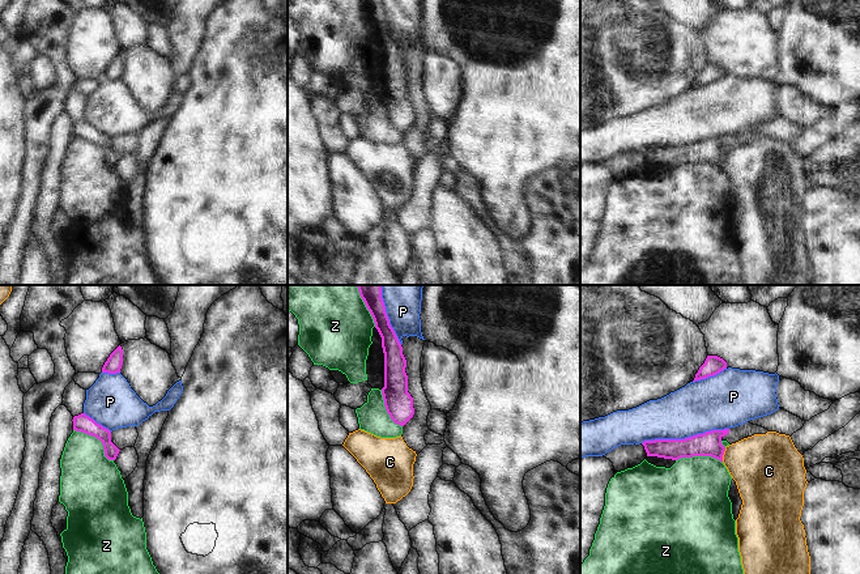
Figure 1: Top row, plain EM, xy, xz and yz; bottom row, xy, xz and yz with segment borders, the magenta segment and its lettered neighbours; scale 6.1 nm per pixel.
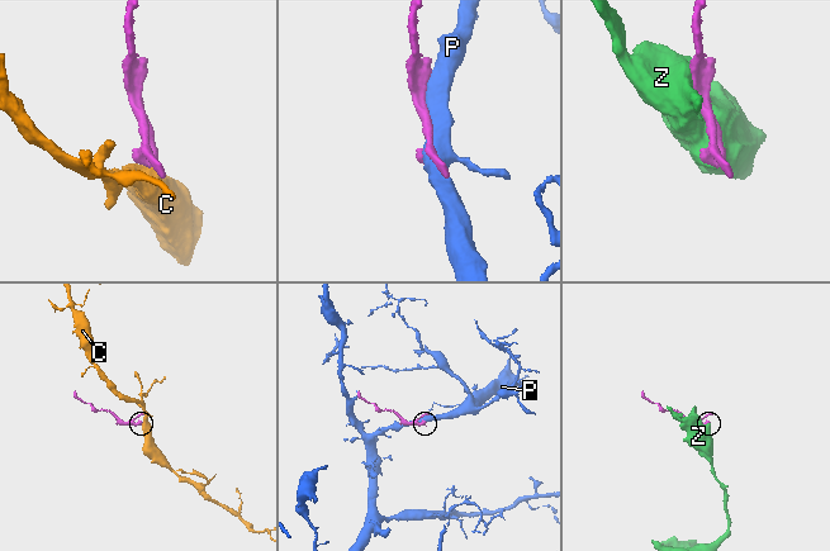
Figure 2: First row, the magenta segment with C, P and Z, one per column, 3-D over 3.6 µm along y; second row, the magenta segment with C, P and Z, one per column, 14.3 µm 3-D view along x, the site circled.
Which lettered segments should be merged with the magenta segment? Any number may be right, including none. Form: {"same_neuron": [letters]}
{"same_neuron": ["C"]}

